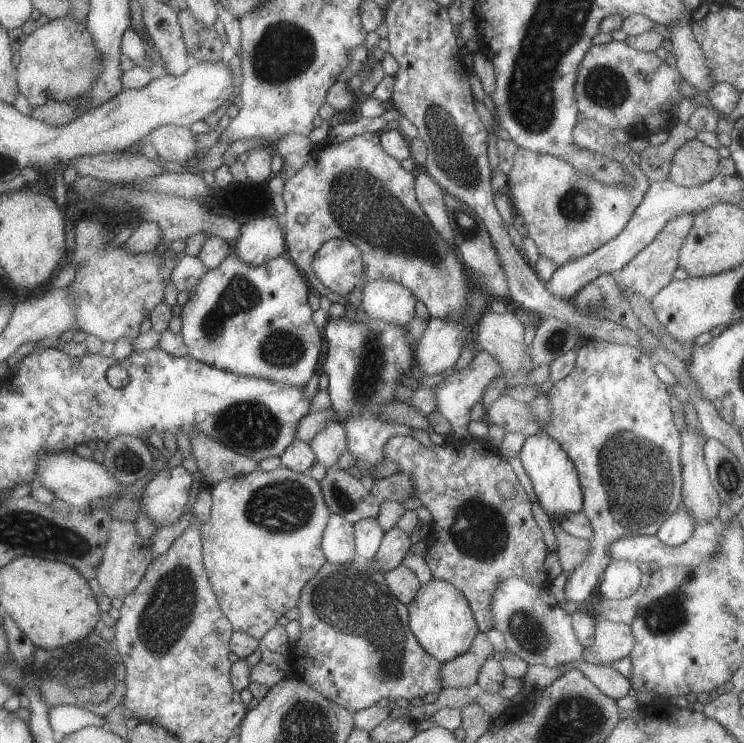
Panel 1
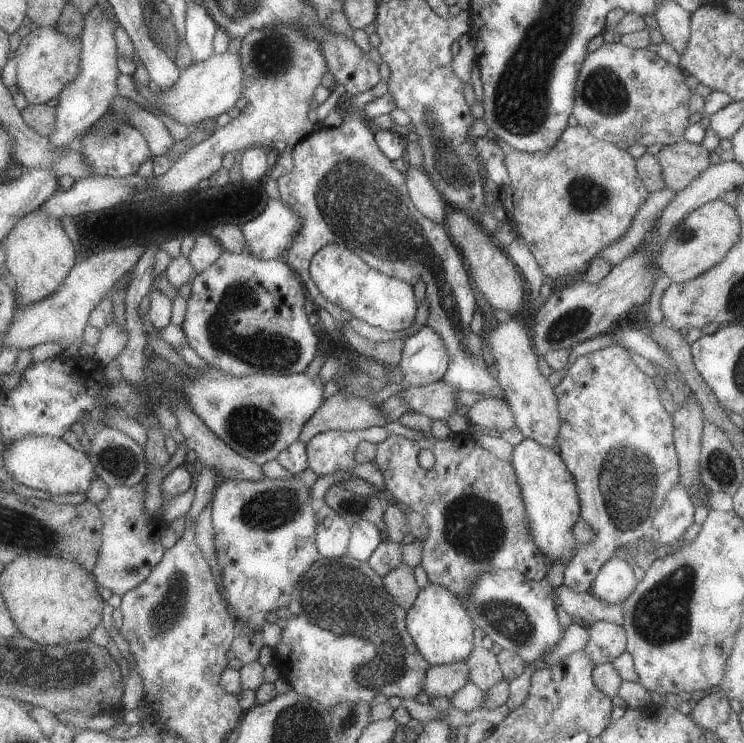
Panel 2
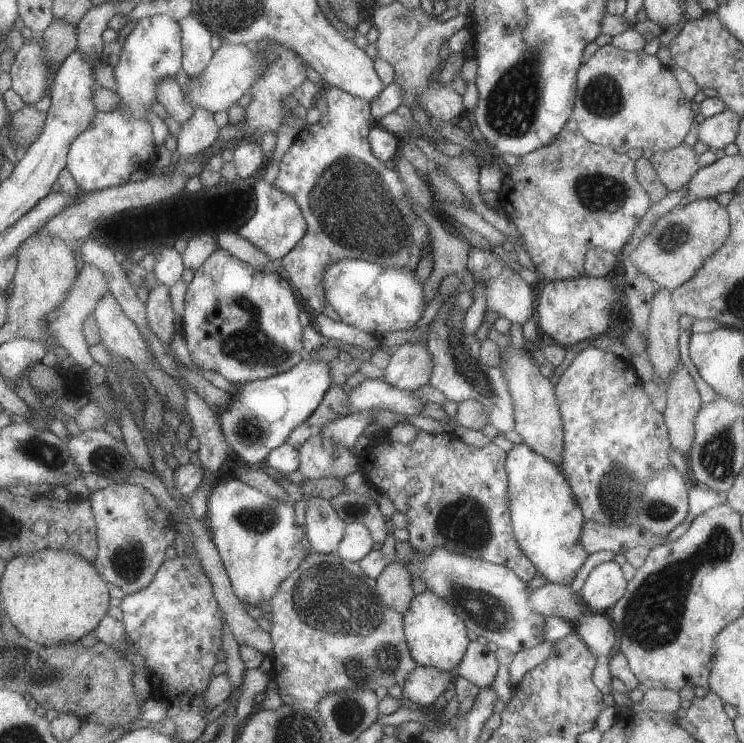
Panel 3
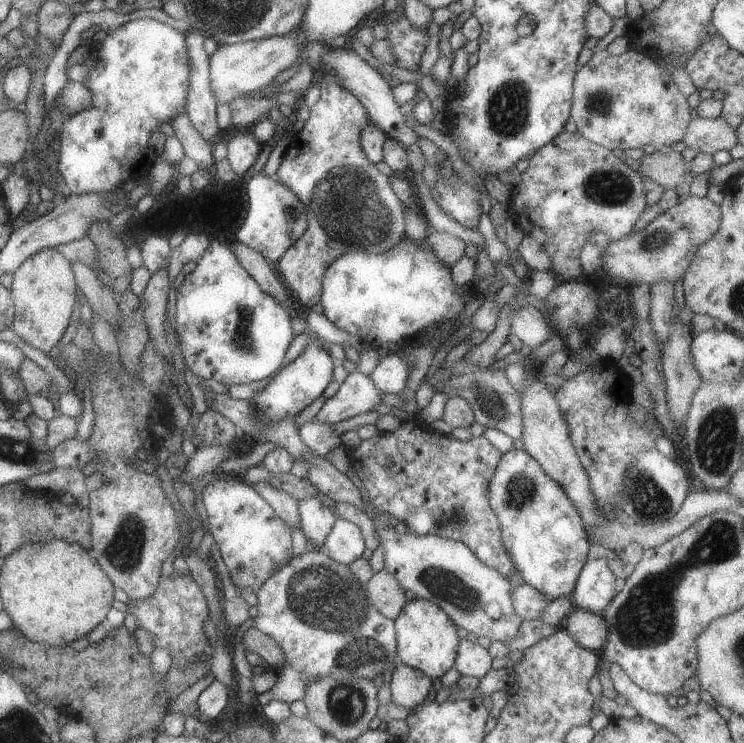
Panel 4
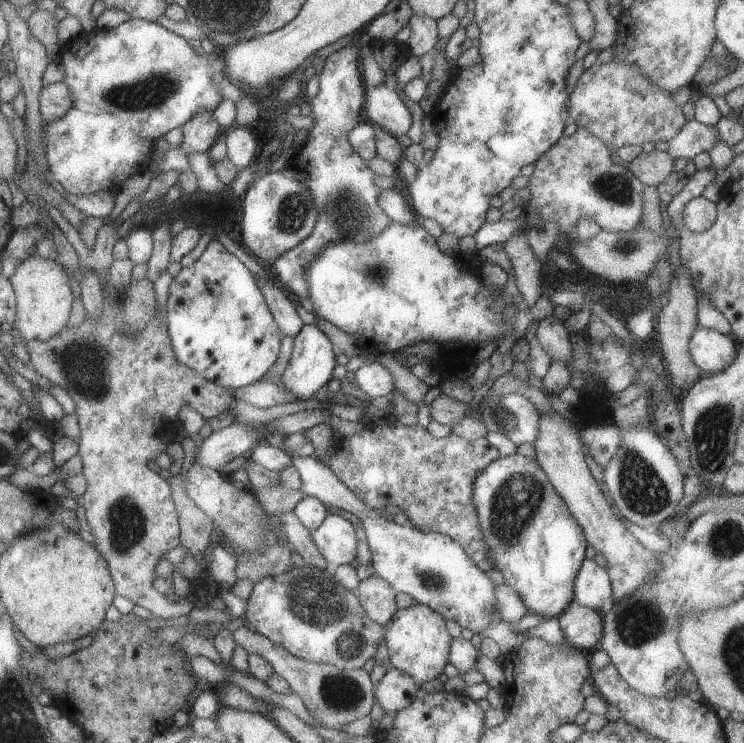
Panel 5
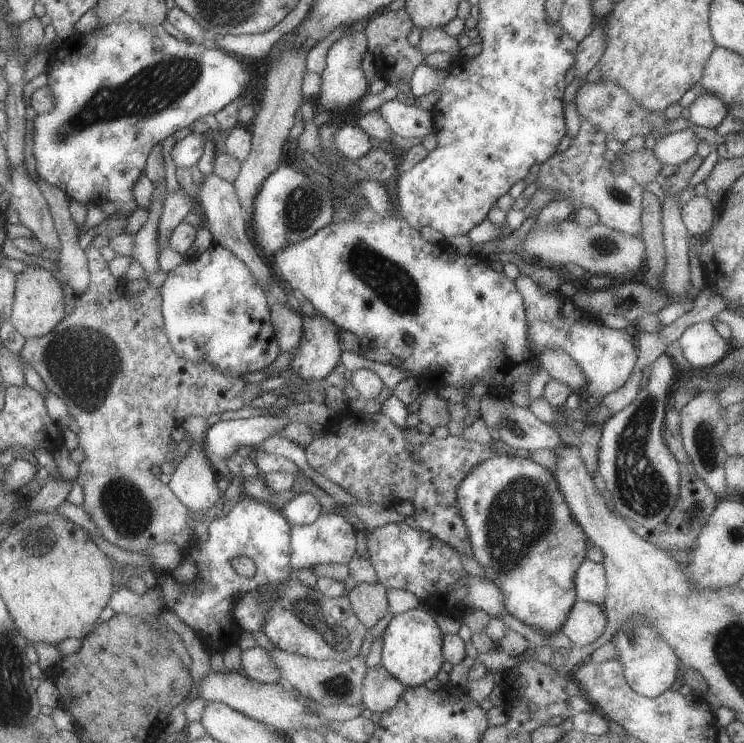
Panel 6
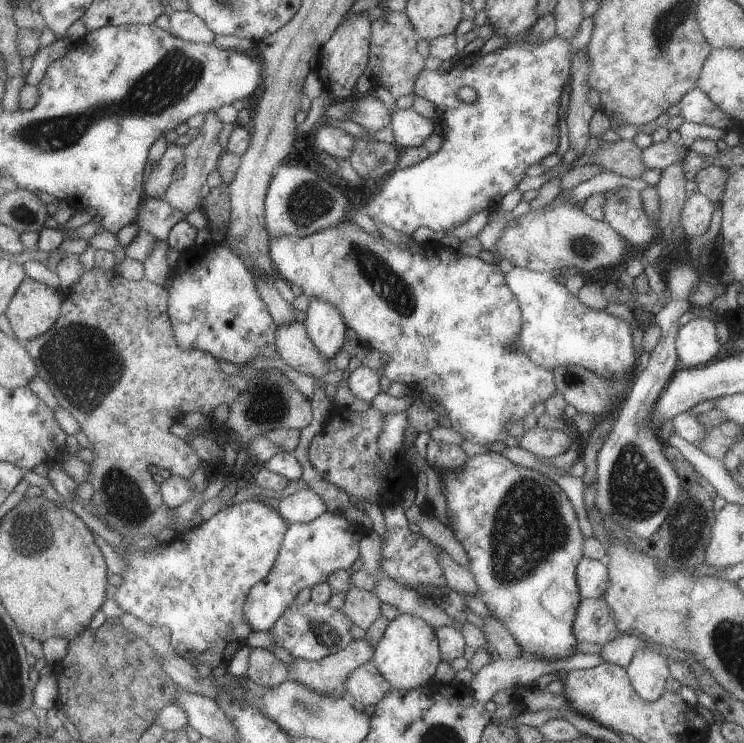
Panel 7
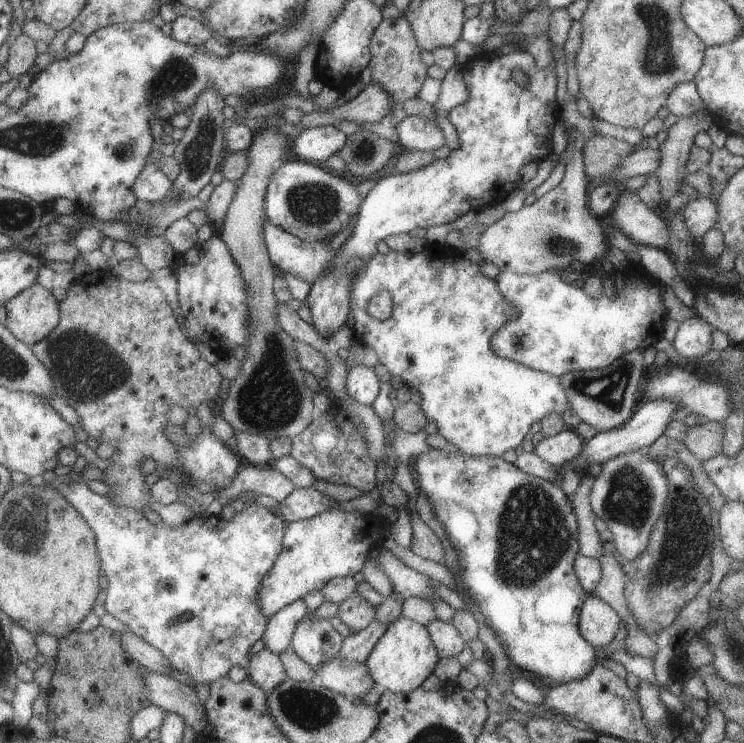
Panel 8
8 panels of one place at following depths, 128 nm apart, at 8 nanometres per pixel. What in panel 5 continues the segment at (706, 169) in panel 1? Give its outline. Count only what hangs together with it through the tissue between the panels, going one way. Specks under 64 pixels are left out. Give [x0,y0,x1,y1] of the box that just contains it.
[628,151,674,187]

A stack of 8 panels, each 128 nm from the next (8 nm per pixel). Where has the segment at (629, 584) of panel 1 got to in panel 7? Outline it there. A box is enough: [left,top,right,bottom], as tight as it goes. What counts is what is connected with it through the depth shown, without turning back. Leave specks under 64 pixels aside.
[576,557,607,598]

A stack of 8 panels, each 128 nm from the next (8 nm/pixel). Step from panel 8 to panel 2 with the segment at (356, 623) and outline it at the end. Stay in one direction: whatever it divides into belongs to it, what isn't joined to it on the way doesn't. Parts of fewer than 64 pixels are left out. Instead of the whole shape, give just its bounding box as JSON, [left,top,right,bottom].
[382,563,419,611]

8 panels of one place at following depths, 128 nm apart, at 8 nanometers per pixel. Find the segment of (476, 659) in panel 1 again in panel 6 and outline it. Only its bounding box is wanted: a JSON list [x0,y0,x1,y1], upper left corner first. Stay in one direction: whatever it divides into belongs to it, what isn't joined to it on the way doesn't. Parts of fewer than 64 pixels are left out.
[361,668,405,714]

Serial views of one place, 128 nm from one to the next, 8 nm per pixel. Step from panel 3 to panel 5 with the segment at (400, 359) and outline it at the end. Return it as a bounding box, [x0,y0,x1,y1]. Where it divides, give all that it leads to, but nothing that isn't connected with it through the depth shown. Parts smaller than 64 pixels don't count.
[354,362,394,399]

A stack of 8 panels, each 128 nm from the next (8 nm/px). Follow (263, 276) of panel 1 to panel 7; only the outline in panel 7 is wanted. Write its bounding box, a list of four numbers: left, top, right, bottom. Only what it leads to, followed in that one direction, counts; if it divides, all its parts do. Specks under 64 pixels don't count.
[166,241,277,369]

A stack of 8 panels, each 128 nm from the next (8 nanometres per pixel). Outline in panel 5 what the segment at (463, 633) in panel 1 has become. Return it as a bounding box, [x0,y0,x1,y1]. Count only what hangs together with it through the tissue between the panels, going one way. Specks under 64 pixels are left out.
[383,605,452,684]

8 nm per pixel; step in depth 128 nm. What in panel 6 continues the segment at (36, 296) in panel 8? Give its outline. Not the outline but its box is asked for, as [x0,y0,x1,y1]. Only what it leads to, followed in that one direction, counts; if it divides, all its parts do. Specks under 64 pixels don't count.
[9,265,65,339]

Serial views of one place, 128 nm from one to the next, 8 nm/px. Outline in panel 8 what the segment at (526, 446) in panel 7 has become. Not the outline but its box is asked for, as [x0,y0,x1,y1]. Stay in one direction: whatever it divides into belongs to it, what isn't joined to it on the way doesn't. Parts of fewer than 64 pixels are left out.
[533,428,583,468]

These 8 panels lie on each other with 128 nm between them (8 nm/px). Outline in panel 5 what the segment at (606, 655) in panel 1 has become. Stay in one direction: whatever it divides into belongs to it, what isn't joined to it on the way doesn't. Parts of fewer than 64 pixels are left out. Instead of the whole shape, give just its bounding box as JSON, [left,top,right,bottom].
[557,601,603,650]

